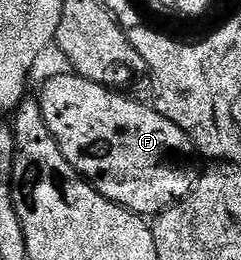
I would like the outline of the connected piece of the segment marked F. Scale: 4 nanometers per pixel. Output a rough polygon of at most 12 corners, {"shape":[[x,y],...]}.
{"shape":[[51,76],[43,121],[103,197],[142,217],[199,178],[156,106]]}

